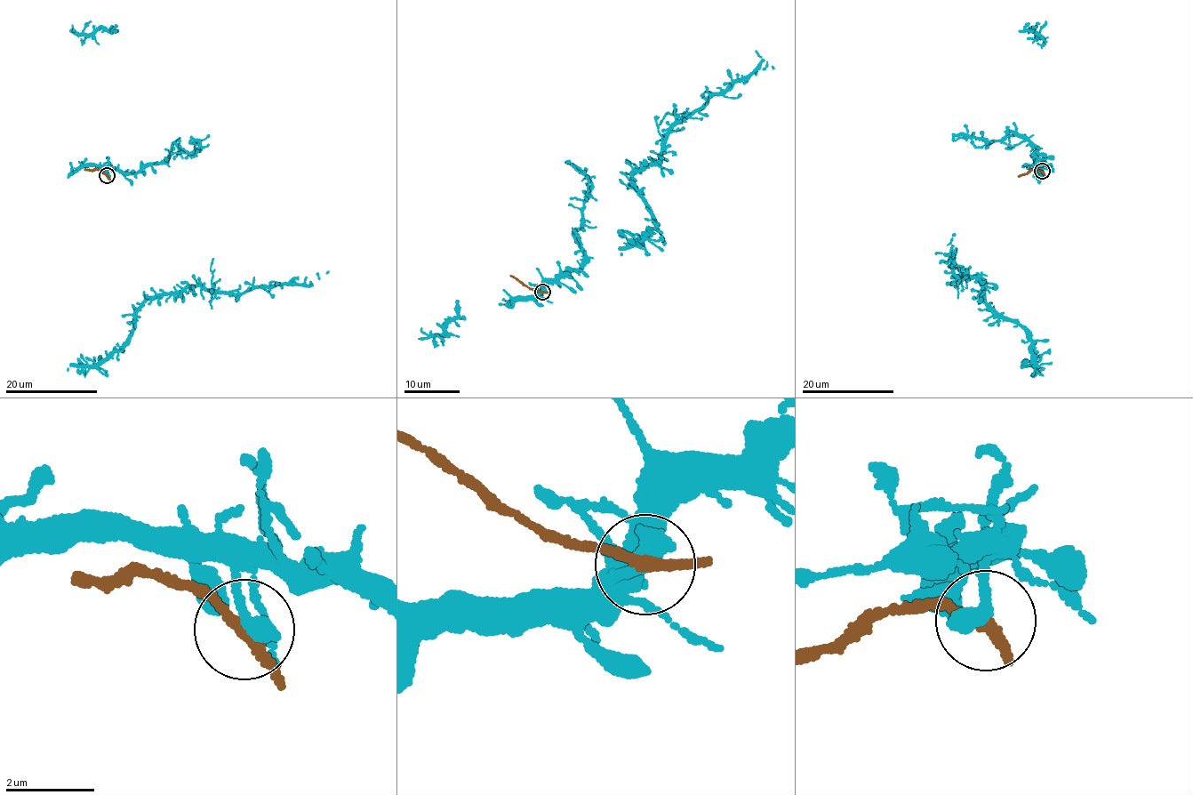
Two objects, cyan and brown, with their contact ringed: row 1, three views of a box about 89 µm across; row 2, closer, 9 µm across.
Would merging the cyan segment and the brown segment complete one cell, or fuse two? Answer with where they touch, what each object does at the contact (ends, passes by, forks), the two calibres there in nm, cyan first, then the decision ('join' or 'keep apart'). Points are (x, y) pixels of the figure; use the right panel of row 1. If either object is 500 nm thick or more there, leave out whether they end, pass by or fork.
(1042, 171) | cyan ends | brown passes by | 480/240 nm | keep apart

